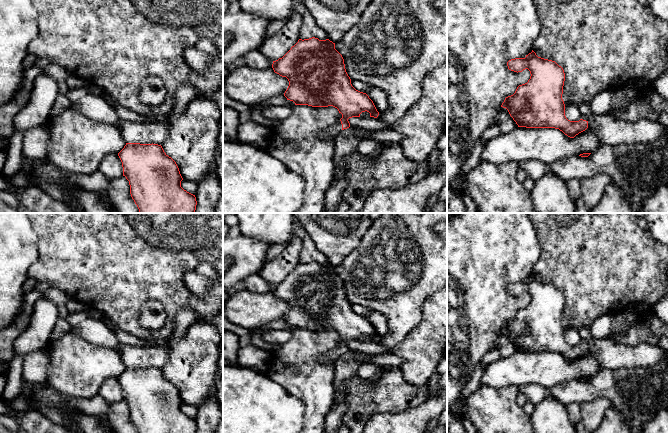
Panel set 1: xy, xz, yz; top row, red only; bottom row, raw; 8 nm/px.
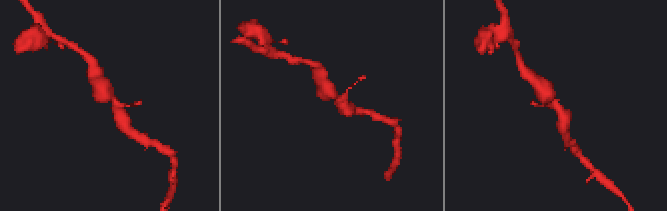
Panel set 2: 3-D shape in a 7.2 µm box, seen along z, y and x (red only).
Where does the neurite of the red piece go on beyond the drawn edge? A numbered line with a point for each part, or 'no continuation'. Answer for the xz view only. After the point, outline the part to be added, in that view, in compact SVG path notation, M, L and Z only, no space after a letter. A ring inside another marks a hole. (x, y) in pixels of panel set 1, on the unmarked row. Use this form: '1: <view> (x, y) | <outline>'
1: xz (333, 355) | M339 344L335 349L329 351L324 355L321 355L320 360L336 362L341 355L342 355L342 348L341 345Z

